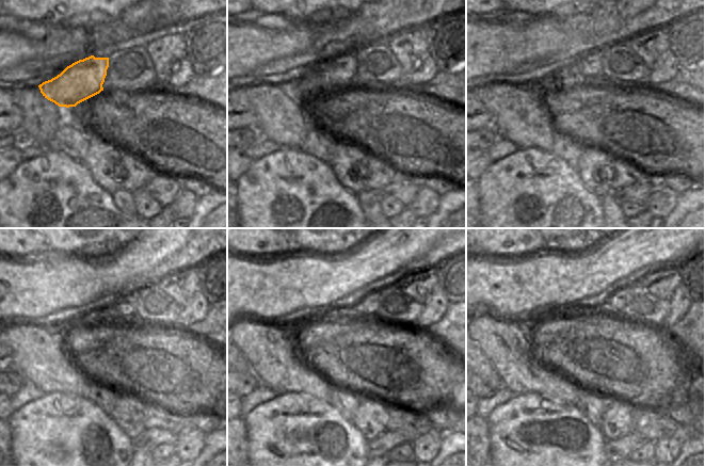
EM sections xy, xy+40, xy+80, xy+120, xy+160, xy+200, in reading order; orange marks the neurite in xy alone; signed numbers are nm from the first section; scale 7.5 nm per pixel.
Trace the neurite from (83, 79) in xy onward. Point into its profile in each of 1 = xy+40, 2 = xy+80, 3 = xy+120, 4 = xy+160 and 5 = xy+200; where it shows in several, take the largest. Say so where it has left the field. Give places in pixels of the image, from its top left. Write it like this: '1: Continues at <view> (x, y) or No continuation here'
1: Continues at xy+40 (339, 73)
2: Continues at xy+80 (590, 68)
3: Continues at xy+120 (126, 308)
4: Continues at xy+160 (368, 305)
5: Continues at xy+200 (614, 303)

